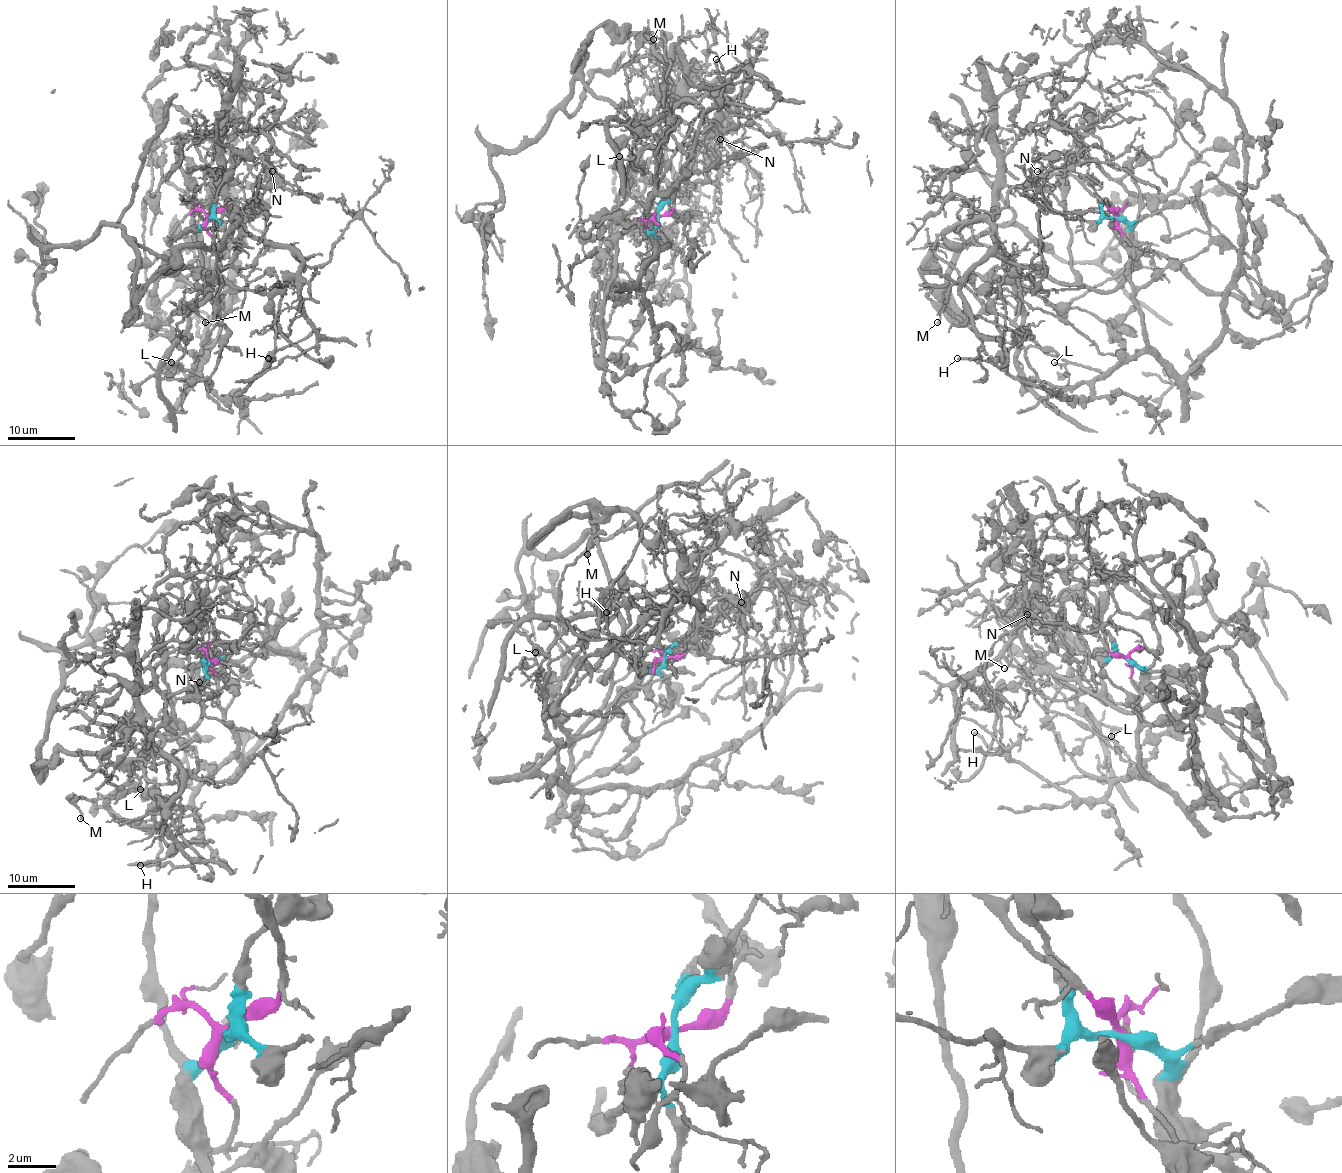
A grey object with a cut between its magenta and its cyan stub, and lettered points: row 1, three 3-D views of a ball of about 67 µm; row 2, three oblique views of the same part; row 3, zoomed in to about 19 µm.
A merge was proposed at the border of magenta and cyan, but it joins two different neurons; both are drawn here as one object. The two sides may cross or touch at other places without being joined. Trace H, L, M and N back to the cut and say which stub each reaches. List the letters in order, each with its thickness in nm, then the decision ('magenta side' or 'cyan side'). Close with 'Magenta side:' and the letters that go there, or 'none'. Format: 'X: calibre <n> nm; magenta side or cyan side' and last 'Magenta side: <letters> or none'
H: calibre 240 nm; cyan side
L: calibre 140 nm; cyan side
M: calibre 190 nm; cyan side
N: calibre 150 nm; magenta side
Magenta side: N

